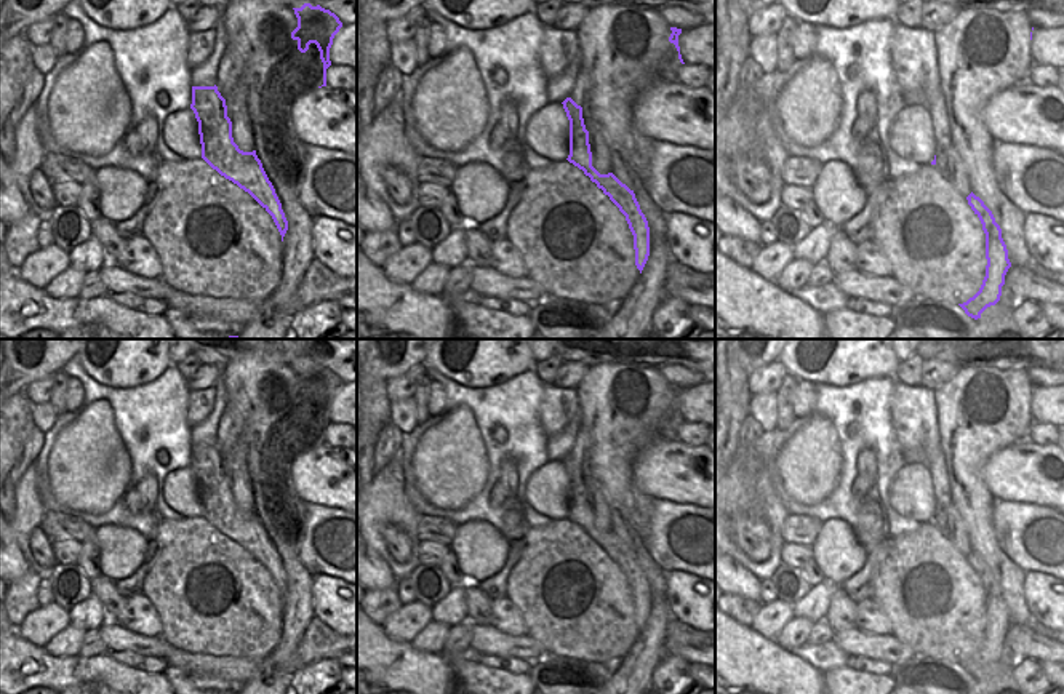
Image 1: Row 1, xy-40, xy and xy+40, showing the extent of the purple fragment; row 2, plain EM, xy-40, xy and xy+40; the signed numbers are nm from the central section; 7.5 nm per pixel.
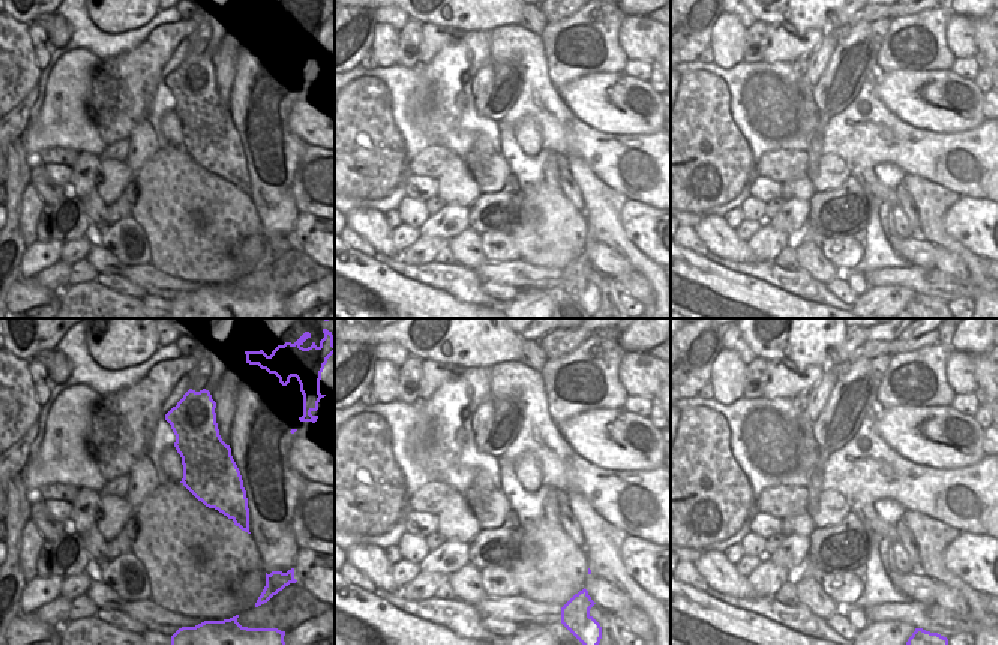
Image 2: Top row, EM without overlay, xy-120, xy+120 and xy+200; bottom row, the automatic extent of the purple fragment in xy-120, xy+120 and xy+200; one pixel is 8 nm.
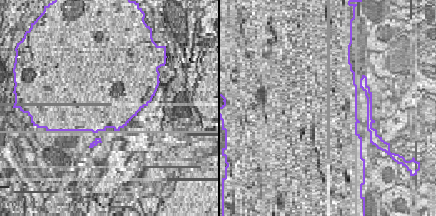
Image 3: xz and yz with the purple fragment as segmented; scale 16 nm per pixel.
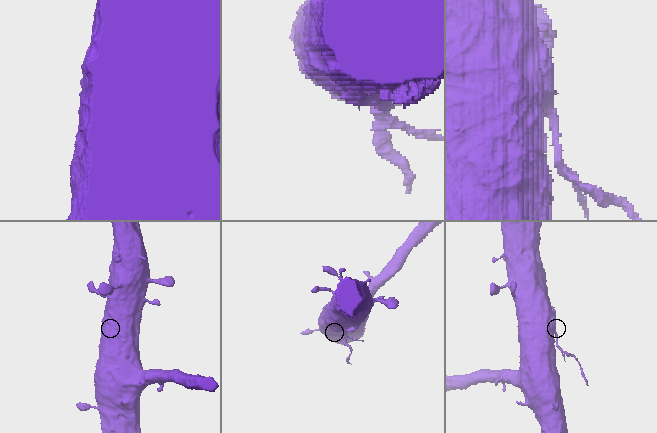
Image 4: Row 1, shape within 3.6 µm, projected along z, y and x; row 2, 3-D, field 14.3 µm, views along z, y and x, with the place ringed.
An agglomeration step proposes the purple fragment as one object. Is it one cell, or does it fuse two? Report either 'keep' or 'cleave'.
cleave

